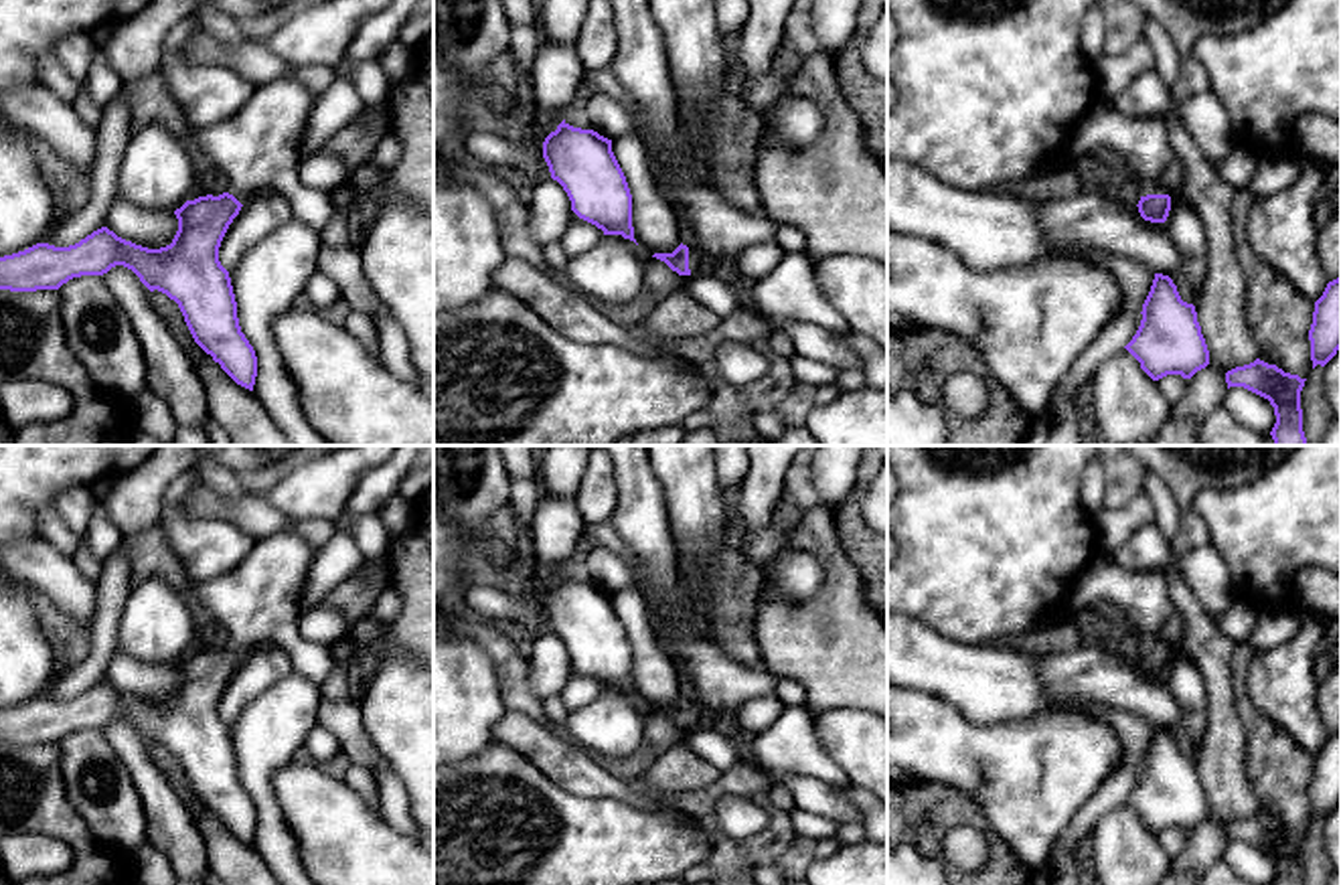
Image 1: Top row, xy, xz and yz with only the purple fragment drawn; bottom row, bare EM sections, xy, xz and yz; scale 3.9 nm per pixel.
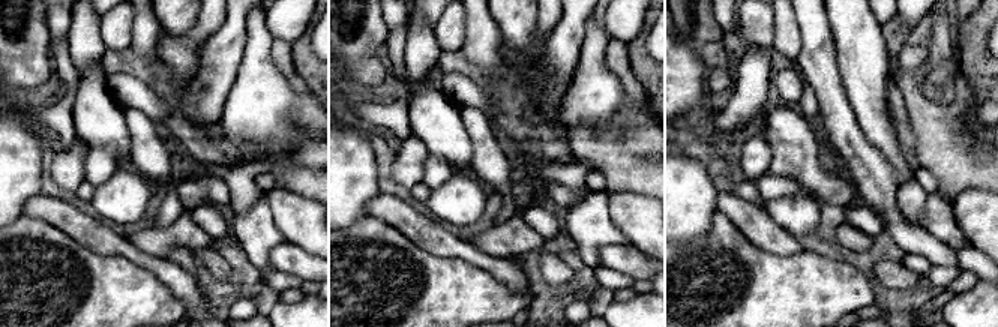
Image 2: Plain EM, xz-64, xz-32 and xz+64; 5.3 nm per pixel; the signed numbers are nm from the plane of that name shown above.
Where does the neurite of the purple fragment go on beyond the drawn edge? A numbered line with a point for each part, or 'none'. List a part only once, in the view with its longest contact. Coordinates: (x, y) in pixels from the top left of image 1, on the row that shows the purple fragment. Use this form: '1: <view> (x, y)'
1: xz (697, 262)

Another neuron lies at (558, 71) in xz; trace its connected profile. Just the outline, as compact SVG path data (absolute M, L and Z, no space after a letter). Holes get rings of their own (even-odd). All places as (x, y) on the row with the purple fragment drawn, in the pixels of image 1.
M543 38L531 69L533 119L527 128L541 144L563 122L575 91L583 85L585 71L575 45Z

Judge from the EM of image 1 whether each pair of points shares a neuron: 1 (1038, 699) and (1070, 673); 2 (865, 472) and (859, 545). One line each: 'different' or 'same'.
1: different
2: same

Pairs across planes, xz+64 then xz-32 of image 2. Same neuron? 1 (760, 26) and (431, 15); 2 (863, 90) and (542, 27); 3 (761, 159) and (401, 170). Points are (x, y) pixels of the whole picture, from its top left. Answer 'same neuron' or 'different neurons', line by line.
1: same neuron
2: different neurons
3: same neuron

